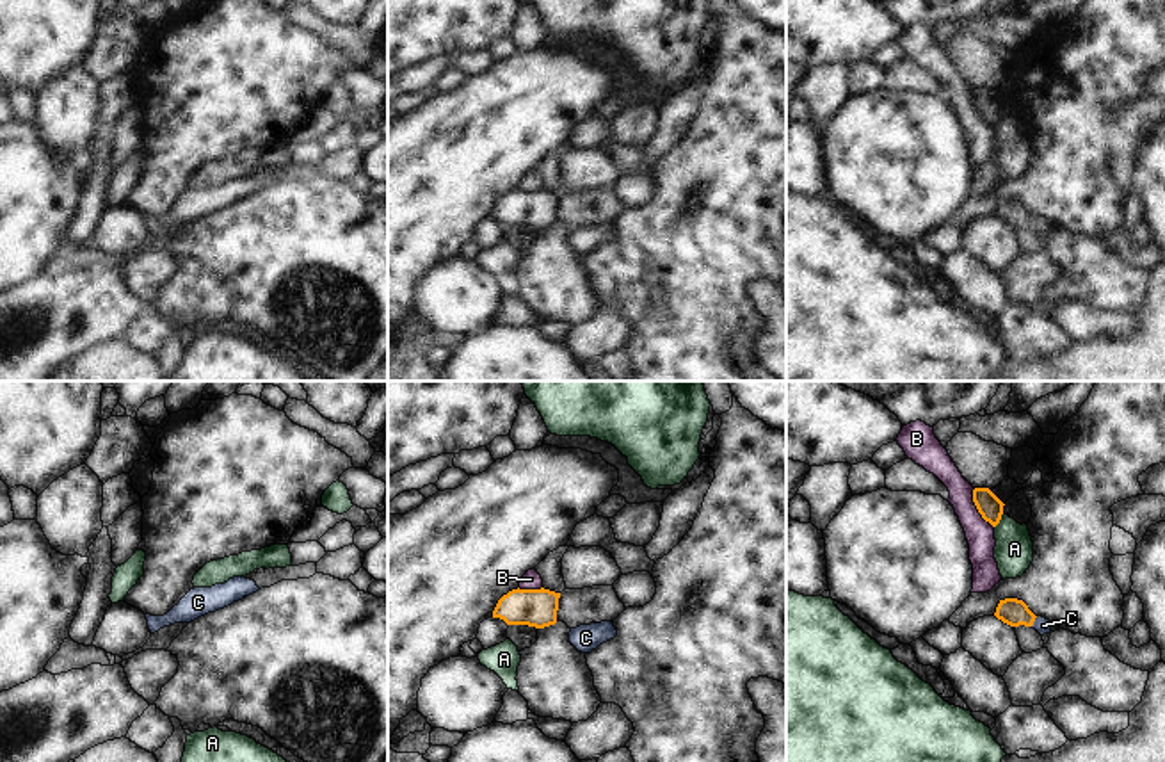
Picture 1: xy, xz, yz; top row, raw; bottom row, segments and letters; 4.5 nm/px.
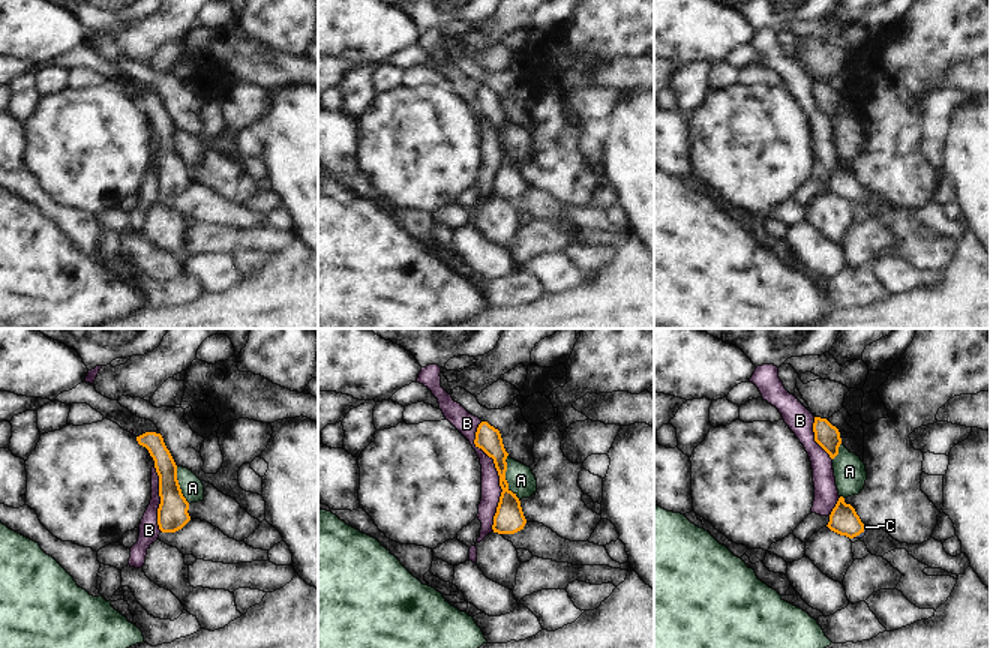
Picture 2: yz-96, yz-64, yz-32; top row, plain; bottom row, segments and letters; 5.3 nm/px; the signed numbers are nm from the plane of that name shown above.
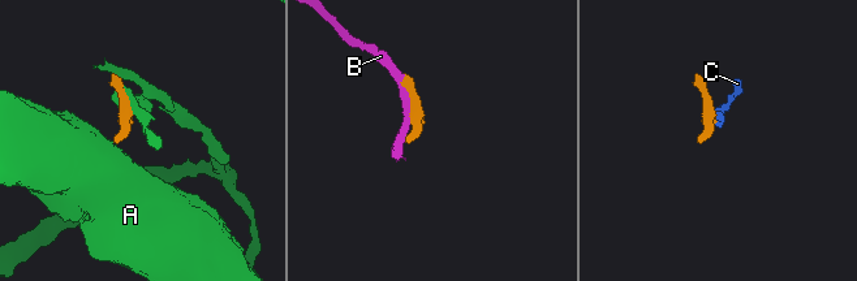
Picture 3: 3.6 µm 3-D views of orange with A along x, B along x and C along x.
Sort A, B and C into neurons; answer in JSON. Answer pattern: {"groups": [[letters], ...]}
{"groups": [["A"], ["B"], ["C"]]}

